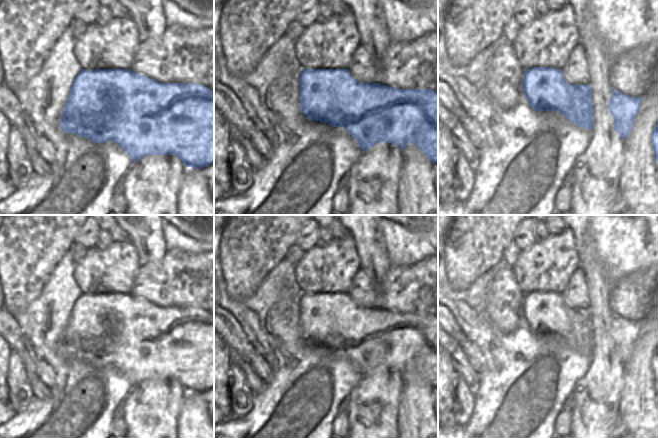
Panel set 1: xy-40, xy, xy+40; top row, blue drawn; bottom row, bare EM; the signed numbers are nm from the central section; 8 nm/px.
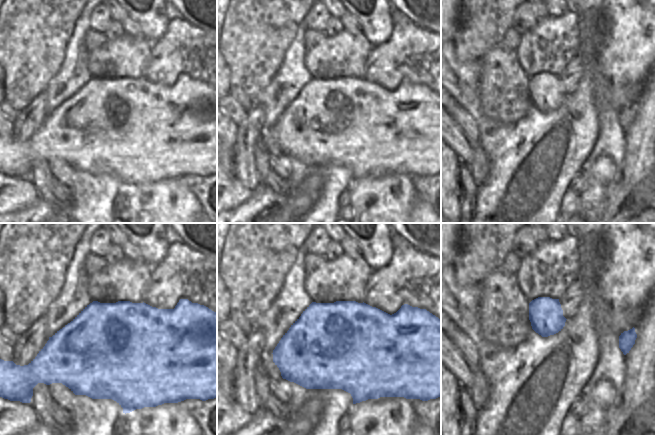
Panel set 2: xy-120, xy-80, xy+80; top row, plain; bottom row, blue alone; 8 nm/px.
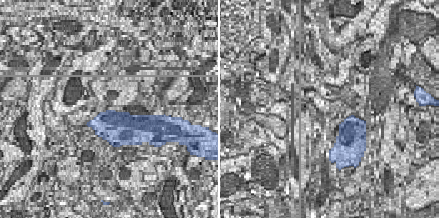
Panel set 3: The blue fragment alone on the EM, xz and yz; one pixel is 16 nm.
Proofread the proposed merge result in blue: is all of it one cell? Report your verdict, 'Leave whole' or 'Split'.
Leave whole.

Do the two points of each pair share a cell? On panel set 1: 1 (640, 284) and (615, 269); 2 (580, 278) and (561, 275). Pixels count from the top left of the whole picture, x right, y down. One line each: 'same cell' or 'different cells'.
1: different cells
2: different cells

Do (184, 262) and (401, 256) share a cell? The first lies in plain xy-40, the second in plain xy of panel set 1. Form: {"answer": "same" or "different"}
{"answer": "different"}

